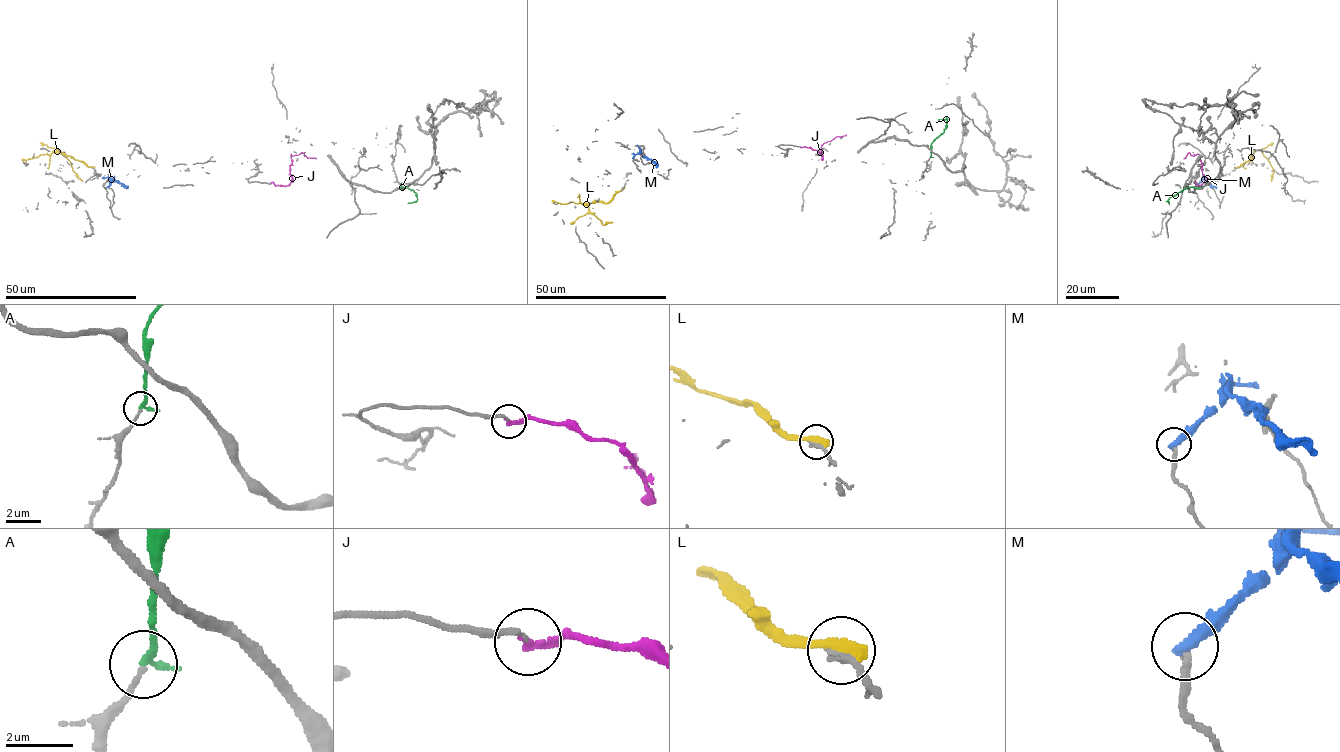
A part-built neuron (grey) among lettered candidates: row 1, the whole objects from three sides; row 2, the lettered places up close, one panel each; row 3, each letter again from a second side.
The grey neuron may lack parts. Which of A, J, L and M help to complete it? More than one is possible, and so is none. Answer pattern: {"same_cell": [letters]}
{"same_cell": ["A", "J"]}

